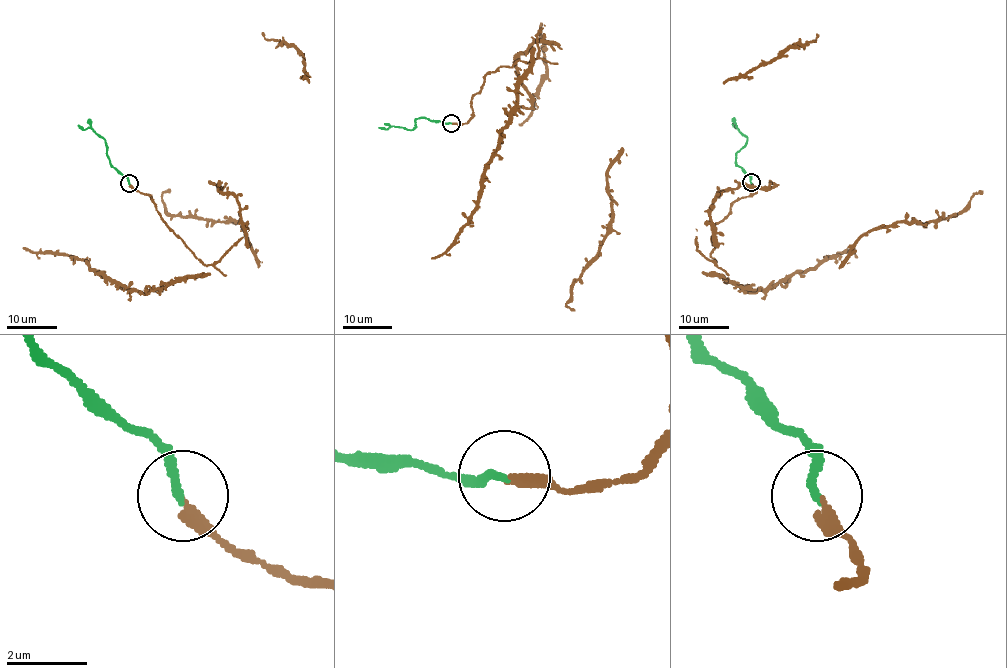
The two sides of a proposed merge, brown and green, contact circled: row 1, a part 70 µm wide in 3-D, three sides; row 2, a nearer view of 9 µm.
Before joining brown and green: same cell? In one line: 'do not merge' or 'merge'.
merge

